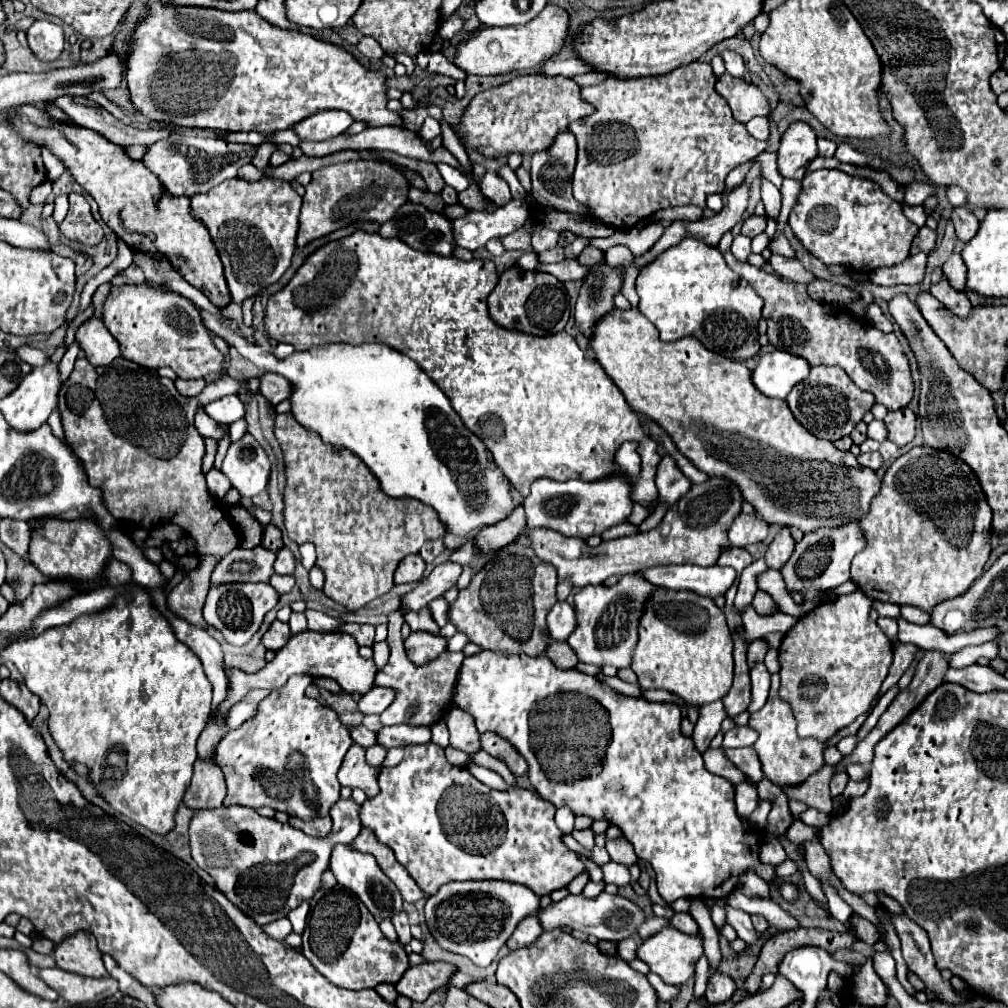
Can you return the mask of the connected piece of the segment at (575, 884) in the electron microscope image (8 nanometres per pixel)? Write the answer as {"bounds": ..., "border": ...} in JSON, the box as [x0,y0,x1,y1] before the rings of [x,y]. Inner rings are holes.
{"bounds":[567,872,590,894],"border":[[[584,872],[577,876],[571,883],[567,886],[571,894],[580,894],[586,884],[589,882],[590,877],[587,872]]]}

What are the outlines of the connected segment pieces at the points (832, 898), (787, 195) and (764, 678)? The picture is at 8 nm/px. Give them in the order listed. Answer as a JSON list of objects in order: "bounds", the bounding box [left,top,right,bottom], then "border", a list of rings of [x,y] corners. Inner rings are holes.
[{"bounds":[821,881,853,923],"border":[[[821,881],[821,883],[823,883],[823,891],[825,891],[827,899],[829,899],[829,913],[831,913],[831,917],[833,917],[835,921],[847,923],[847,919],[849,919],[851,913],[853,913],[853,909],[837,895],[837,891],[835,891],[829,883],[825,883],[825,881]]]},{"bounds":[774,179,802,238],"border":[[[784,179],[782,186],[780,188],[780,193],[782,196],[782,206],[780,209],[780,214],[777,223],[777,230],[774,234],[774,238],[784,232],[783,229],[787,226],[789,215],[793,207],[797,203],[799,193],[802,189],[801,182],[795,181],[793,179]]]},{"bounds":[749,661,769,713],"border":[[[757,661],[751,669],[751,693],[753,693],[753,699],[751,699],[751,705],[749,705],[749,713],[761,709],[767,701],[767,693],[769,693],[769,671],[765,667],[763,661]]]}]

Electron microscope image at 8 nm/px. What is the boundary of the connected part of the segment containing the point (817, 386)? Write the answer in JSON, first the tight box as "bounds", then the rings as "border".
{"bounds":[787,367,875,441],"border":[[[811,367],[807,379],[797,383],[787,395],[787,405],[793,411],[795,419],[815,437],[837,441],[853,431],[853,427],[863,419],[867,411],[875,405],[875,399],[869,391],[859,389],[841,367]]]}

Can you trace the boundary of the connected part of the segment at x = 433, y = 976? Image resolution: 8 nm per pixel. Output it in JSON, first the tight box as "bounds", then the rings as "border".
{"bounds":[395,961,457,1001],"border":[[[425,961],[417,967],[409,967],[395,985],[397,993],[407,995],[411,1001],[425,1001],[433,991],[445,987],[457,973],[457,967],[445,961]]]}

